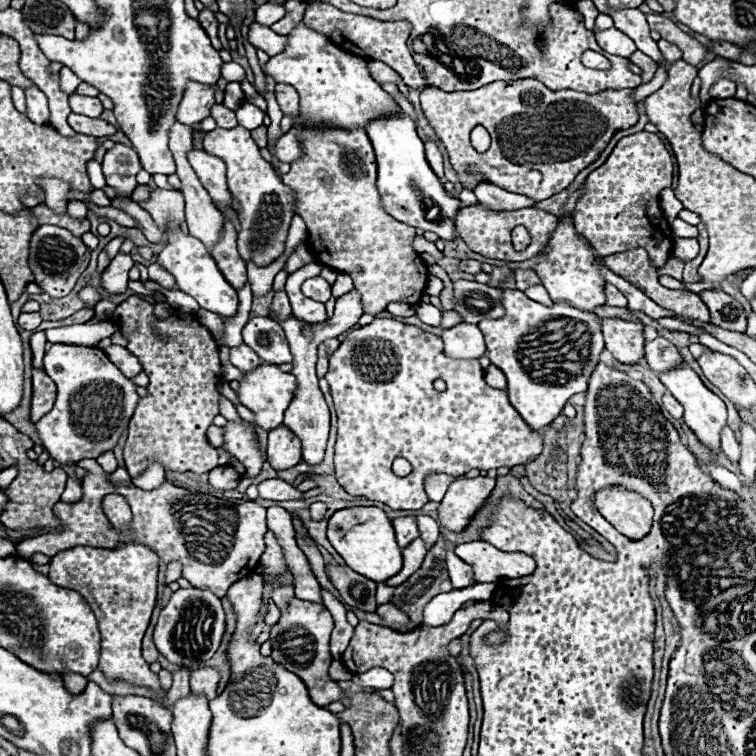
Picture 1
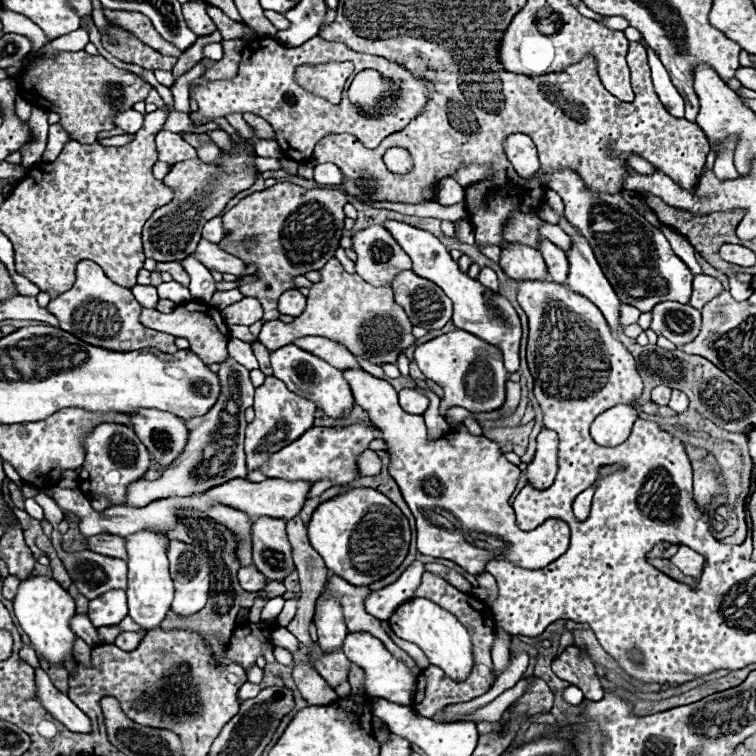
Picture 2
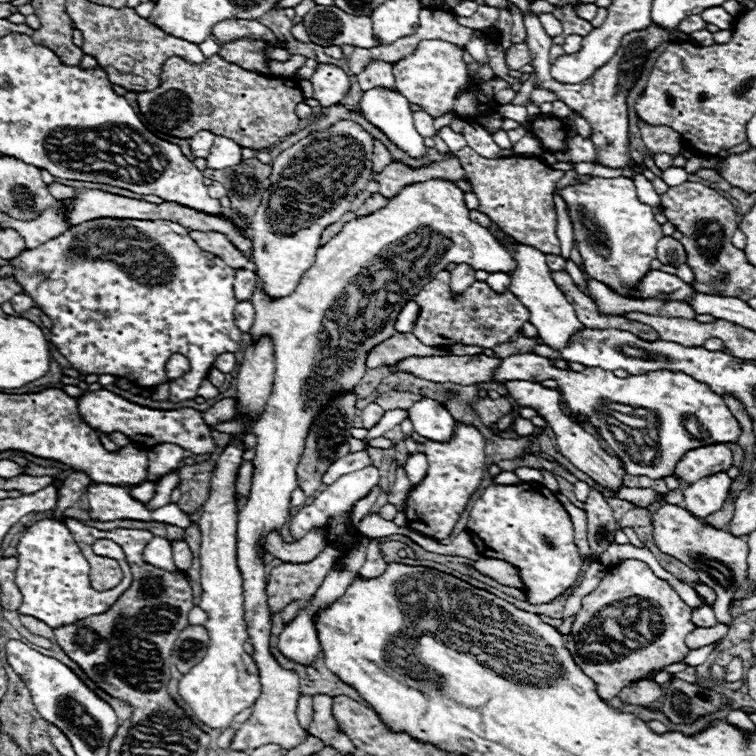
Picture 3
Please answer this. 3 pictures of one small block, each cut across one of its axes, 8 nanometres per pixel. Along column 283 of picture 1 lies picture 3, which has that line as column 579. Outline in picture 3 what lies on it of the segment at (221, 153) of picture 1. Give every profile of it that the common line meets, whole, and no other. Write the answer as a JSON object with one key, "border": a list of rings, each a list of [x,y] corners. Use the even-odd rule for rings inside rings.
{"border":[[[590,178],[588,182],[570,184],[560,190],[566,202],[576,248],[584,258],[590,278],[604,282],[618,296],[632,298],[632,290],[640,278],[648,274],[650,262],[656,258],[656,244],[664,236],[662,224],[654,220],[652,208],[638,200],[634,180],[630,178]]]}

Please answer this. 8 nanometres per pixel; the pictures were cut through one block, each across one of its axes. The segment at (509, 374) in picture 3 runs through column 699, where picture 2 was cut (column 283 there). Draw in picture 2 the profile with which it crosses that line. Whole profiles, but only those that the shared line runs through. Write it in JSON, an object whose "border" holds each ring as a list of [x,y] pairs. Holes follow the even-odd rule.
{"border":[[[266,376],[264,384],[256,388],[256,396],[254,396],[254,412],[256,412],[256,416],[254,416],[254,420],[246,428],[246,464],[248,464],[248,470],[258,470],[262,464],[268,462],[270,454],[282,450],[284,446],[288,446],[290,442],[300,438],[308,428],[312,428],[316,410],[318,408],[316,408],[316,404],[312,400],[302,398],[302,396],[290,392],[282,380],[278,380],[274,376]],[[282,426],[286,428],[286,436],[280,442],[268,446],[268,450],[258,452],[258,446],[264,442],[264,438],[274,434]]]}

